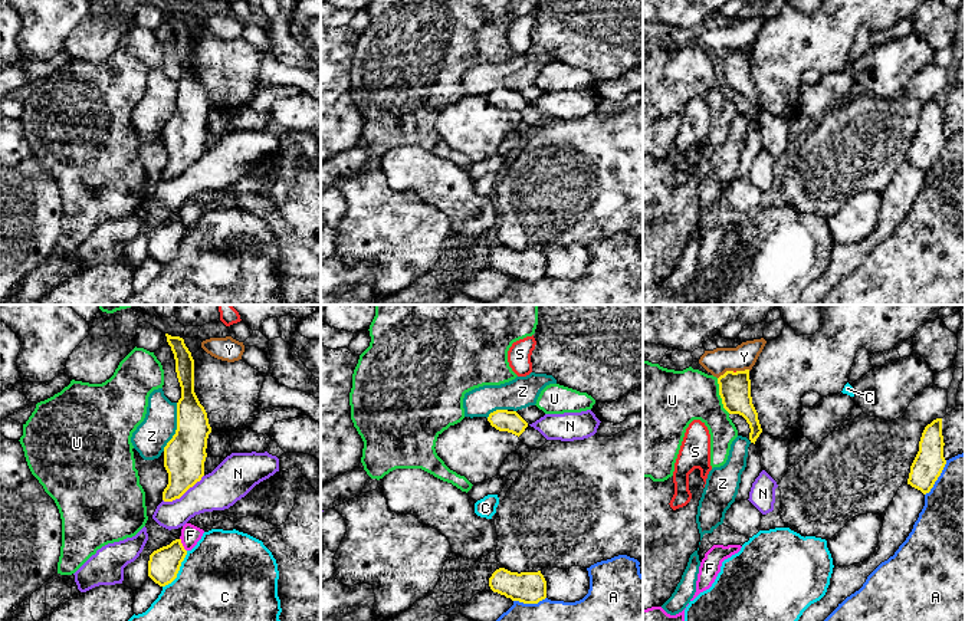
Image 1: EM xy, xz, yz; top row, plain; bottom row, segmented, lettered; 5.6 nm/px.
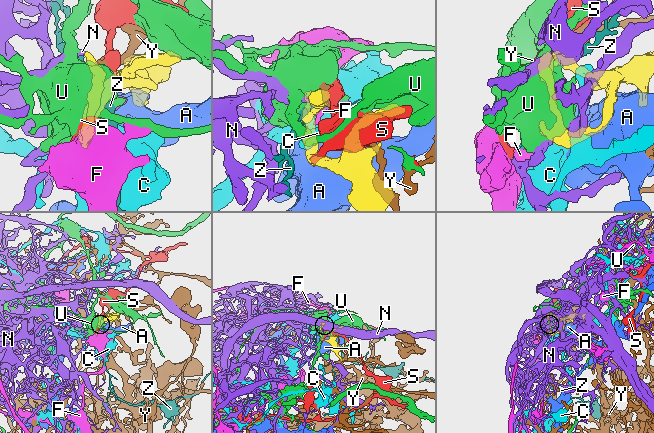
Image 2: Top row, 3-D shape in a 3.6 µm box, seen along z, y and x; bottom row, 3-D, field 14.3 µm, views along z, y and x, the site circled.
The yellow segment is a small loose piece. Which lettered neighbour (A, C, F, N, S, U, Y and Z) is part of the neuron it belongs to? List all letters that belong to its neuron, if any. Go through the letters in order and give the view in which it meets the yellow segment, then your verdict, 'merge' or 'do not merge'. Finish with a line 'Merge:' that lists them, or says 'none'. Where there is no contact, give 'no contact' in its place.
A: yz | do not merge
C: xy | do not merge
F: xy | do not merge
N: xy | merge
S: yz | do not merge
U: yz | do not merge
Y: yz | do not merge
Z: xy | do not merge
Merge: N

